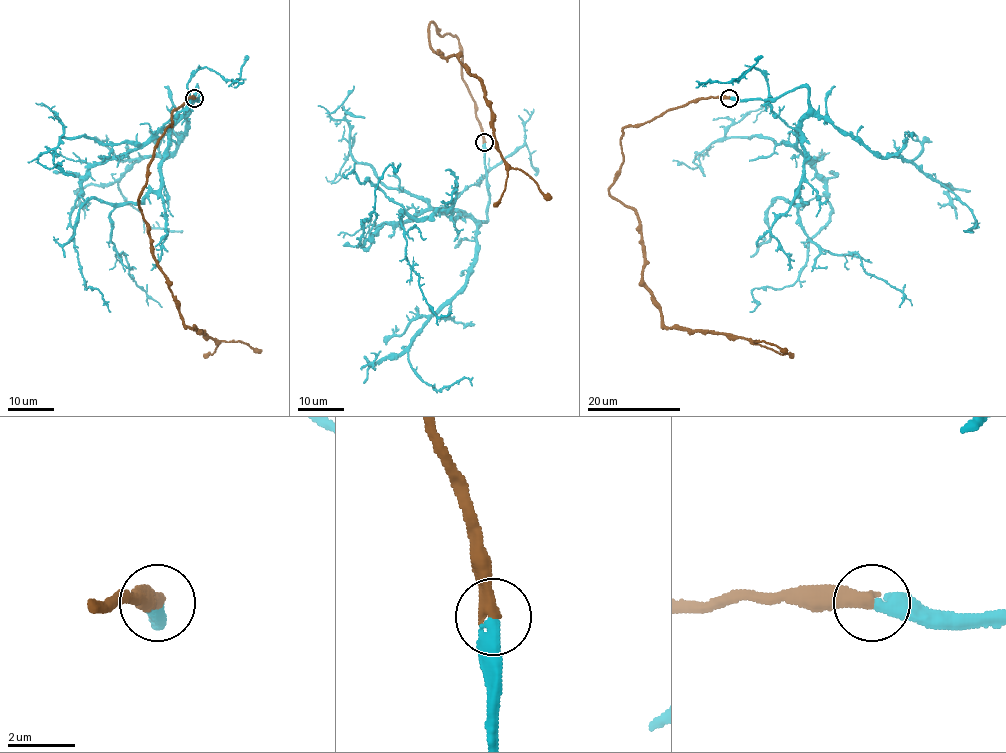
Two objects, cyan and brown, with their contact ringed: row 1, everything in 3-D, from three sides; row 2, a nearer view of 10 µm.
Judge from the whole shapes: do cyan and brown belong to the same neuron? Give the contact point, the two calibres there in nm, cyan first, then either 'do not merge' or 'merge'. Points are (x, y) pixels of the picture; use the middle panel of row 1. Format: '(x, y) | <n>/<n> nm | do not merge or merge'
(484, 142) | 480/440 nm | merge

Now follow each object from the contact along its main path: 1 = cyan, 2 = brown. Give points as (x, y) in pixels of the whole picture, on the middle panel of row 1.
1: (484, 142), (486, 221), (431, 209), (385, 222), (363, 244), (378, 178), (401, 163)
2: (484, 142), (459, 39), (432, 21), (432, 48), (455, 55), (481, 82), (500, 156), (551, 198)

